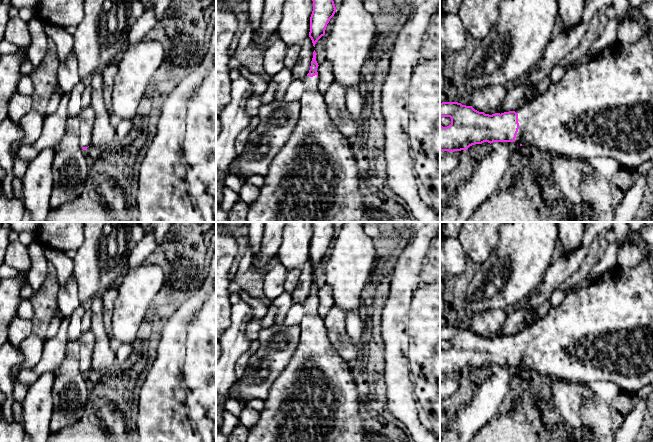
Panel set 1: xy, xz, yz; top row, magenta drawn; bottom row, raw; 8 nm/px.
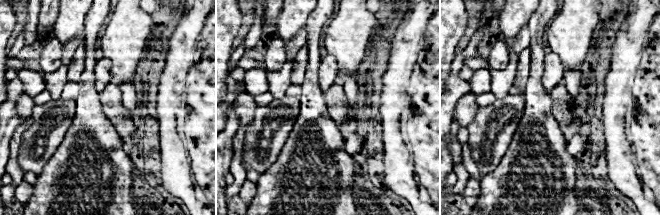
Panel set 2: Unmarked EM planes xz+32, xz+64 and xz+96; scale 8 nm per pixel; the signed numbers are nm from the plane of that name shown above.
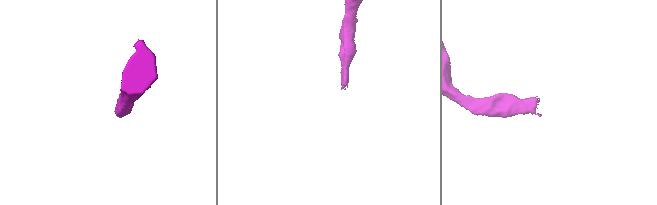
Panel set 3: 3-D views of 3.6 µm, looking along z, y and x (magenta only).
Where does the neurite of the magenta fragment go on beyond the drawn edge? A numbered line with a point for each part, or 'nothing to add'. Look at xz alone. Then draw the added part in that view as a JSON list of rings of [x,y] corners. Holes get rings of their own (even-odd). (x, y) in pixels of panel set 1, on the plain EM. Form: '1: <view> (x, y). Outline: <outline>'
1: xz (315, 399). Outline: [[[317,299],[313,301],[306,300],[303,305],[305,314],[299,325],[300,341],[297,349],[295,350],[287,367],[278,376],[270,388],[268,398],[264,400],[264,409],[260,411],[259,421],[249,430],[247,442],[362,442],[365,438],[365,429],[359,408],[359,392],[355,381],[352,378],[350,363],[341,358],[330,342],[326,333],[324,318],[322,318],[318,313]]]

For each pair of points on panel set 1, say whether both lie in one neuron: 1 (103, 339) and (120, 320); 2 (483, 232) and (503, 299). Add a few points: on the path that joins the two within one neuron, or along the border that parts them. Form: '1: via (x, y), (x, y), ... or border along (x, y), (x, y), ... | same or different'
1: border along (110, 338), (115, 346) | different
2: border along (497, 245), (490, 256), (481, 264) | different

